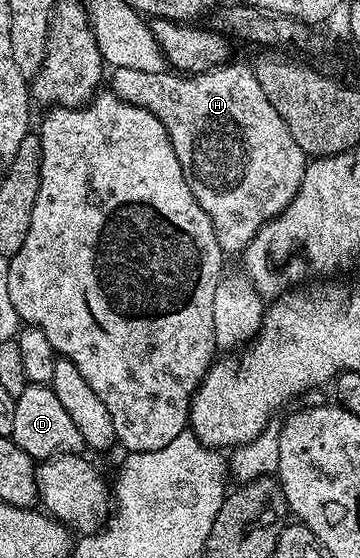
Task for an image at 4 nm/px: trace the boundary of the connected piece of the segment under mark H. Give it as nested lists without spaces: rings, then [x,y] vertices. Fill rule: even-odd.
[[[229,63],[191,75],[112,69],[110,81],[111,77],[111,92],[131,105],[149,109],[166,127],[186,183],[202,211],[210,215],[225,254],[243,254],[256,232],[298,195],[306,154],[266,99],[251,64]]]

